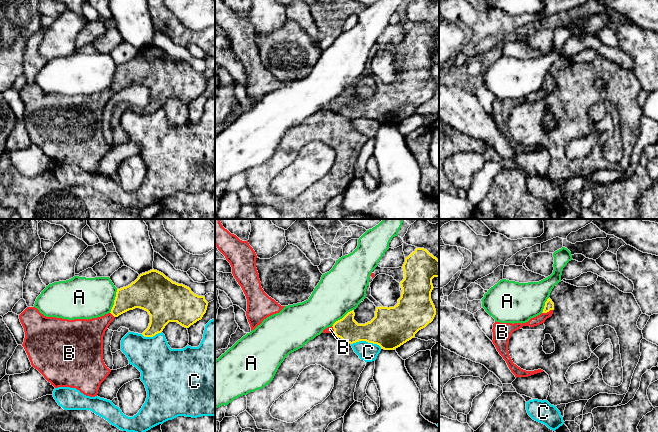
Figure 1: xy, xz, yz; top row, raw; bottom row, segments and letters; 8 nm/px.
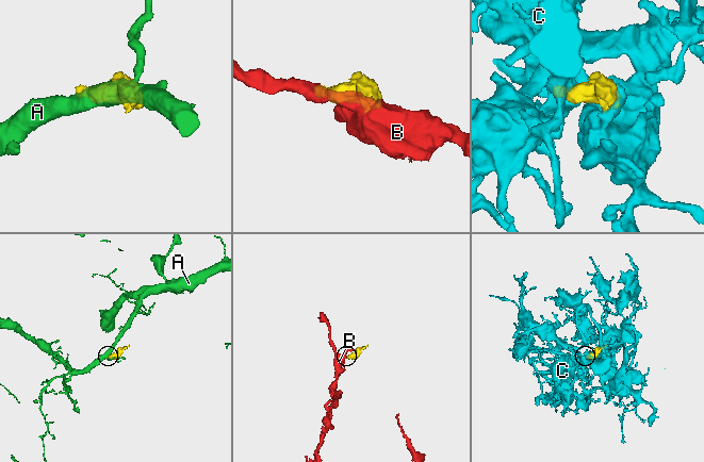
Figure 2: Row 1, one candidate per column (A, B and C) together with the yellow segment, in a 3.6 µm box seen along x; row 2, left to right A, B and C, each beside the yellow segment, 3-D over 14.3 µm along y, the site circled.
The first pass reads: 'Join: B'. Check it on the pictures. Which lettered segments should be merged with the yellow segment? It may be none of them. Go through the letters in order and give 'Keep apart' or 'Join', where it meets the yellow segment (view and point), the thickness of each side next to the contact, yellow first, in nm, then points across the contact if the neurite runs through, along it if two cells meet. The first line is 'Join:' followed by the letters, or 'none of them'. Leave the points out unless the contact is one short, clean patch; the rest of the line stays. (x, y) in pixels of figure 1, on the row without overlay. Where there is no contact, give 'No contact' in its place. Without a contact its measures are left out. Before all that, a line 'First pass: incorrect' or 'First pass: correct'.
First pass: correct
Join: B
A: Keep apart. Touches yellow at xy (114, 77). Thickness 260 nm (yellow) against 340 nm. Boundary: xy (117, 65), (114, 80), (109, 88)
B: Join. Touches yellow at yz (547, 87). Thickness 80 nm (yellow) against 70 nm. Path across: yz (549, 81), (547, 87), (541, 94)
C: Keep apart. Touches yellow at xz (366, 117). Thickness 320 nm (yellow) against 150 nm

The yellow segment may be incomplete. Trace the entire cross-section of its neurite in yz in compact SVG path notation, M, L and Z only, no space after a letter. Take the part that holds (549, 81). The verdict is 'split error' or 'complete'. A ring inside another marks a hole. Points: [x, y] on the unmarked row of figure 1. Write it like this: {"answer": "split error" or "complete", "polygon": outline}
{"answer": "split error", "polygon": "M550 74L547 75L545 78L545 82L543 85L543 88L534 93L531 94L528 98L526 99L500 99L496 98L493 100L493 120L495 121L497 127L499 130L503 133L503 135L506 137L509 145L511 148L515 151L515 153L528 153L537 149L543 148L543 146L538 145L534 147L526 147L518 143L516 140L513 139L509 127L508 127L508 120L509 120L509 115L511 113L511 110L522 104L523 102L530 102L534 103L537 101L540 101L545 98L545 96L549 93L552 92L554 86L554 79Z"}

